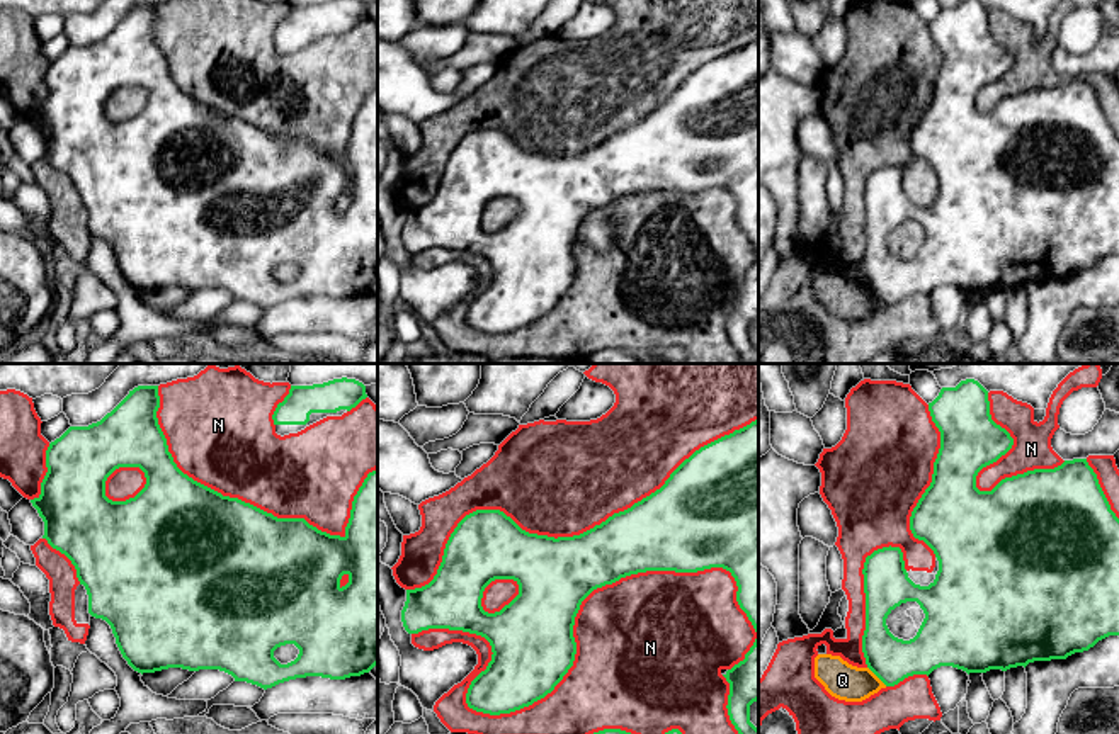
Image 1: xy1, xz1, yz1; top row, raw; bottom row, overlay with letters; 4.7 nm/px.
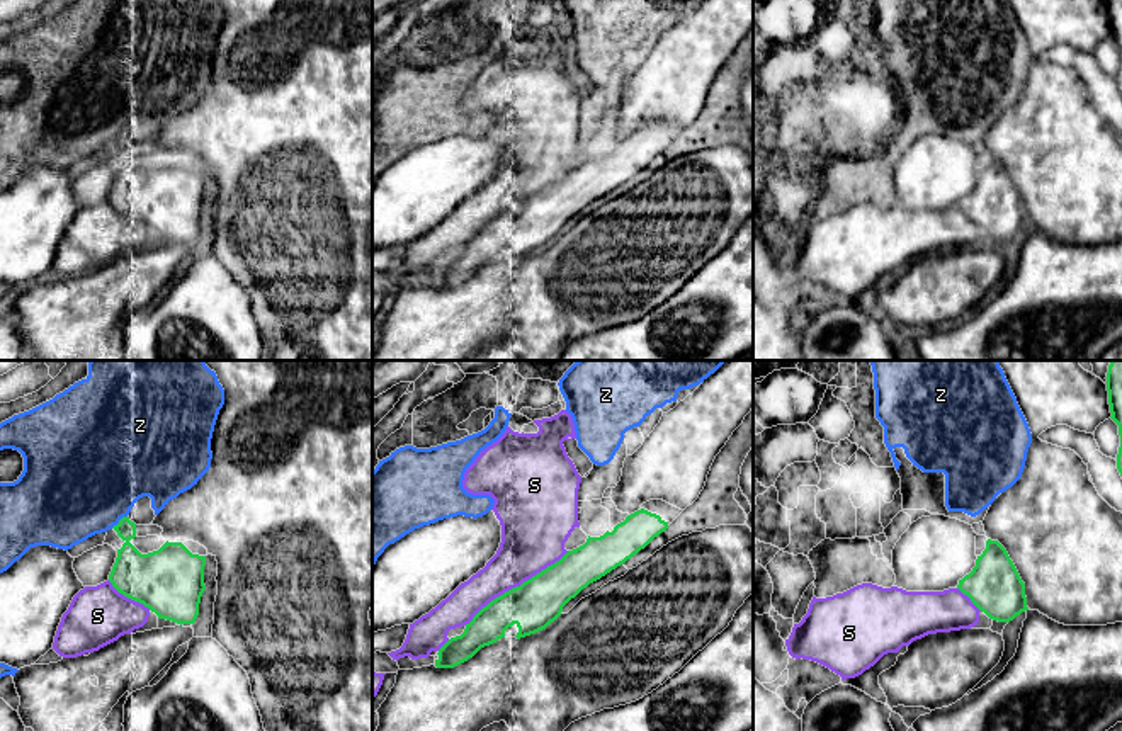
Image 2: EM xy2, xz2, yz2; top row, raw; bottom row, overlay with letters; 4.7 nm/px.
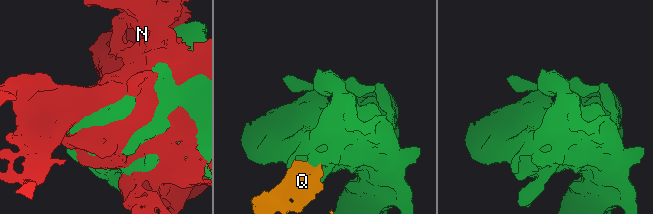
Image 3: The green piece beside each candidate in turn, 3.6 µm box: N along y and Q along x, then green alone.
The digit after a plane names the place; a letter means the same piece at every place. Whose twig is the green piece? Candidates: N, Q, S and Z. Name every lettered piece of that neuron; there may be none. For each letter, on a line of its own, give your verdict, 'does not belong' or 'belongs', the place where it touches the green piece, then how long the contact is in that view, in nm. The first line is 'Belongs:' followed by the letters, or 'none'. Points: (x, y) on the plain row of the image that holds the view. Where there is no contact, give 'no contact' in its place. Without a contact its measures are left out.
Belongs: S
N: does not belong; contact xz1 (575, 271); length 1600 nm
Q: does not belong; contact yz1 (878, 296); length 130 nm
S: belongs; contact xz2 (515, 206); length 600 nm
Z: does not belong; contact xy2 (119, 141); length 100 nm

